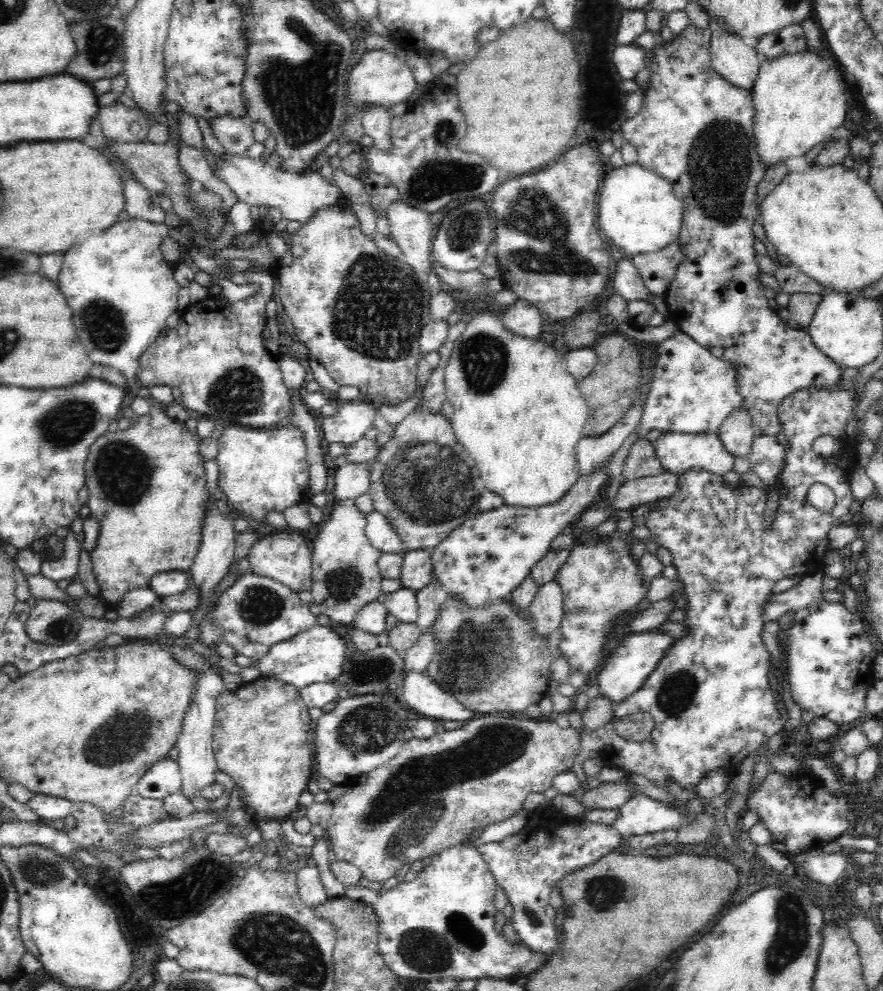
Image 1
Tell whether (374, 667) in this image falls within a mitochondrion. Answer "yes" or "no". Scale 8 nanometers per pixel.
yes

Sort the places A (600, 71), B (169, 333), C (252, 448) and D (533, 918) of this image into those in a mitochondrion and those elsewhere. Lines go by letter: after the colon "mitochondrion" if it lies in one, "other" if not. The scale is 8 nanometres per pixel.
A: other
B: other
C: other
D: mitochondrion

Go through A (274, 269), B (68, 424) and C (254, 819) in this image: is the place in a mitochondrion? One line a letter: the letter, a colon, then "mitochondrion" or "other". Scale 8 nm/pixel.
A: other
B: mitochondrion
C: other

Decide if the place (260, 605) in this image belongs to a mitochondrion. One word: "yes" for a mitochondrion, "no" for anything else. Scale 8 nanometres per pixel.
yes

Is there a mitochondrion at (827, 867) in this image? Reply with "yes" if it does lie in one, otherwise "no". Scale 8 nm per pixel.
no

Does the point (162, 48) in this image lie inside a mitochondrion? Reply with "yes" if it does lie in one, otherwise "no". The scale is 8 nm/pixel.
no

